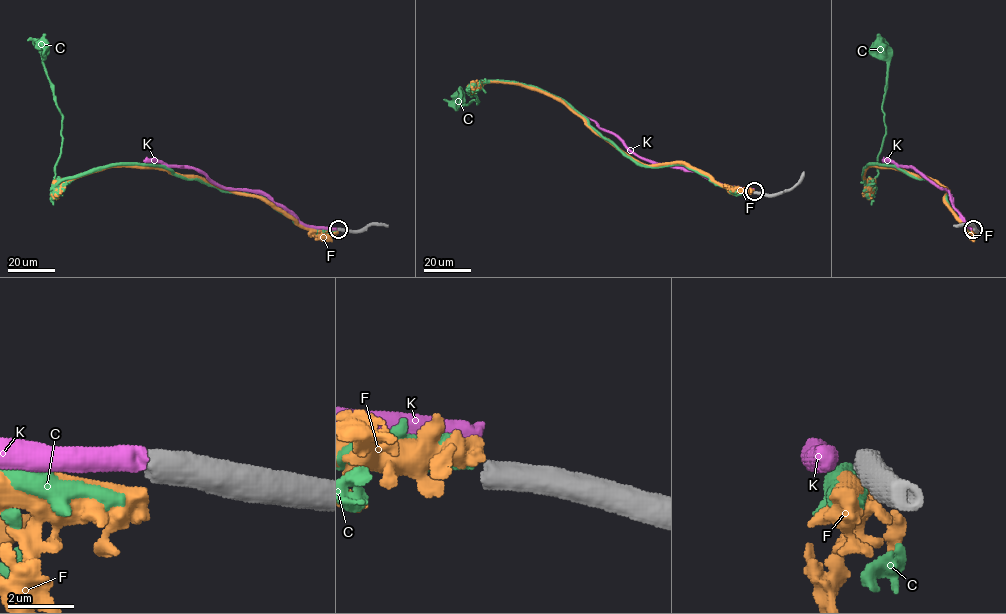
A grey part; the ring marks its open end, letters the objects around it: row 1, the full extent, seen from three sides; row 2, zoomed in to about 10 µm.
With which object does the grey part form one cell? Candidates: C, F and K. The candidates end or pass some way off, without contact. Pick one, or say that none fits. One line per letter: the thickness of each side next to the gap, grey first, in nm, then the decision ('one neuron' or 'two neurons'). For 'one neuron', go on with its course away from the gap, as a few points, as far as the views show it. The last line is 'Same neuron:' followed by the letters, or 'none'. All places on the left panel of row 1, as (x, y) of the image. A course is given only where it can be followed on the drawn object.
C: calibres 650 and 240 nm; two neurons
F: calibres 650 and 650 nm; two neurons
K: calibres 650 and 550 nm; one neuron; course (337, 228), (306, 225), (265, 195), (225, 189), (194, 169), (143, 161)
Same neuron: K

